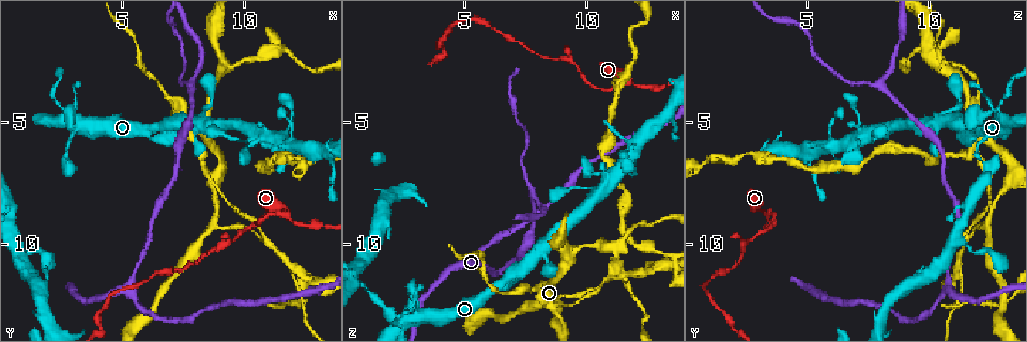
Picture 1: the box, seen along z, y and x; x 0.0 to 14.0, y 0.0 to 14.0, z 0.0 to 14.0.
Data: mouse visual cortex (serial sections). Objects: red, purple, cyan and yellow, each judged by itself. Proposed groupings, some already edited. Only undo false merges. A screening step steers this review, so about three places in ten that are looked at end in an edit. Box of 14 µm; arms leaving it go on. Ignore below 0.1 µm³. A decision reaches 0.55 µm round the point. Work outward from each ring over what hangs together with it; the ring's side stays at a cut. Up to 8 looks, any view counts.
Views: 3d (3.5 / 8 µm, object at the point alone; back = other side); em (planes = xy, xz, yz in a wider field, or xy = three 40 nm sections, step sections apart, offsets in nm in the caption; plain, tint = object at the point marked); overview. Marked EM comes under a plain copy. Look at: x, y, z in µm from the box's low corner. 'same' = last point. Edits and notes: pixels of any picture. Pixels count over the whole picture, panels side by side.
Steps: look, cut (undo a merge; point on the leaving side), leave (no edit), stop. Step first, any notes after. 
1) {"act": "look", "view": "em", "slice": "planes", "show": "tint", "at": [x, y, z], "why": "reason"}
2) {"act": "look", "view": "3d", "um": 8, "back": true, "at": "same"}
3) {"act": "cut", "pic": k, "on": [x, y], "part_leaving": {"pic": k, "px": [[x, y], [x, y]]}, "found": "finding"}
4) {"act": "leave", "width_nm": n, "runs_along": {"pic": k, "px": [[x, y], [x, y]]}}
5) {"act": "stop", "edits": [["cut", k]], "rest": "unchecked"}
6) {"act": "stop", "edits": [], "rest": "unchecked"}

{"act": "look", "view": "3d", "um": 8, "at": [2.9, 4.6, 12.2], "why": "sudden change in width"}

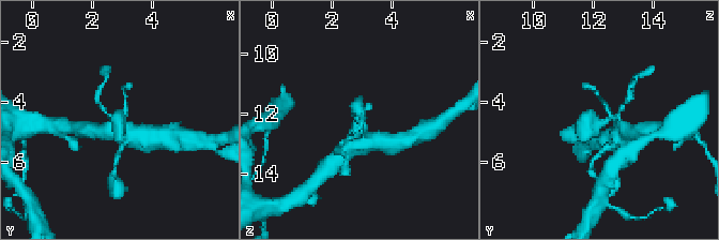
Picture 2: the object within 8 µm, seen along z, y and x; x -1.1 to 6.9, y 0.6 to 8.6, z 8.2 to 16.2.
{"act": "look", "view": "em", "slice": "xy", "step": 5, "show": "tint", "at": [3.0, 4.6, 12.2], "why": "shape alone is not enough"}

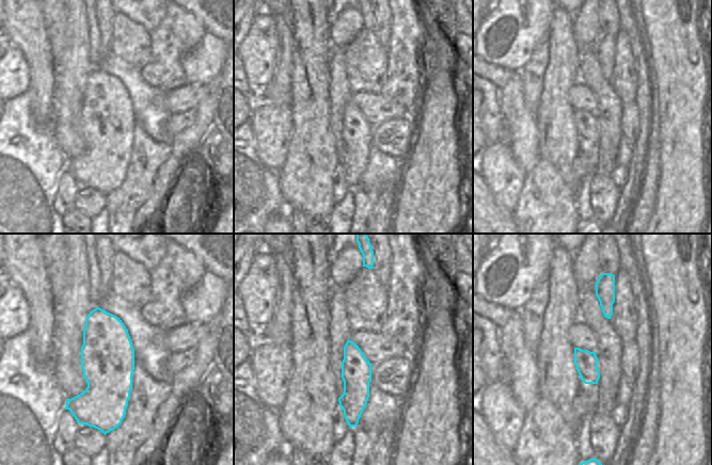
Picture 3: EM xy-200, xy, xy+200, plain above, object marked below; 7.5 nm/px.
{"act": "leave", "runs_along": {"pic": 2, "px": [[622, 124], [592, 123], [578, 138]]}, "found": "continuous, no second cell"}

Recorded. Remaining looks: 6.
{"act": "look", "view": "3d", "um": 8, "back": true, "at": [9.1, 6.8, 13.4], "why": "thick turns thin"}

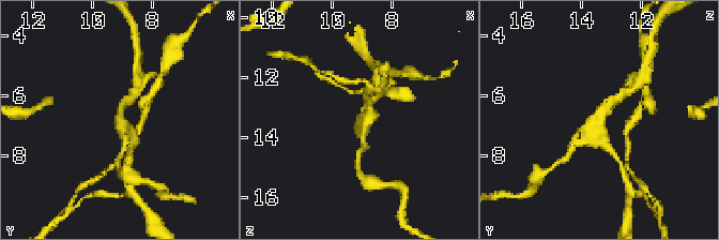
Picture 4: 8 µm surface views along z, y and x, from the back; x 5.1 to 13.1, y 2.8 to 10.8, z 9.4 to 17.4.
{"act": "look", "view": "3d", "um": 3.5, "at": [9.1, 6.9, 13.4]}

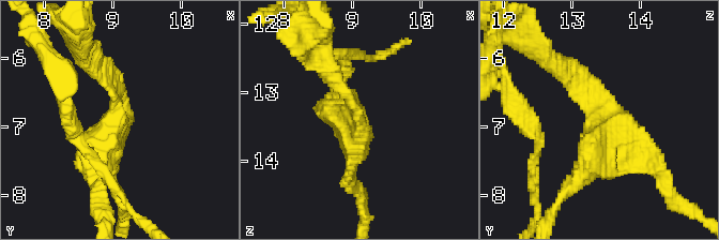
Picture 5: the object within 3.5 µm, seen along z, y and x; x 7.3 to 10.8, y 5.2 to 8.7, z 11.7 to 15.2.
{"act": "look", "view": "em", "slice": "planes", "show": "tint", "at": [9.00, 6.90, 13.35], "why": "shape alone is not enough"}

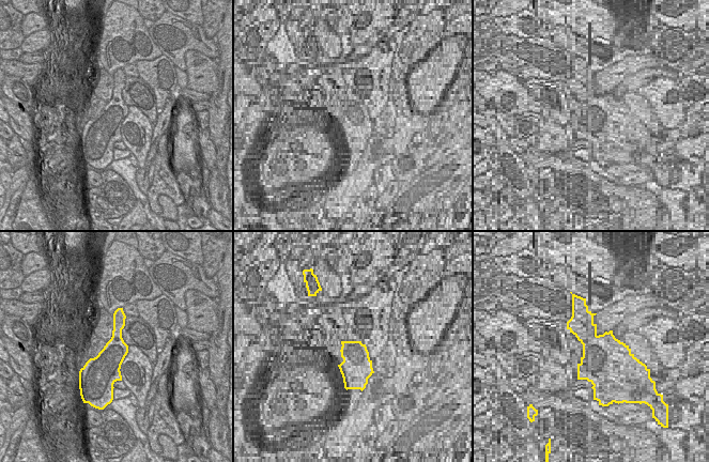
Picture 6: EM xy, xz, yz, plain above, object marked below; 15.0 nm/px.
{"act": "leave", "runs_along": {"pic": 5, "px": [[562, 66], [597, 119], [576, 181]]}, "found": "one cell here"}

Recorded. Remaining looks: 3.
{"act": "look", "view": "em", "slice": "xy", "step": 1, "show": "tint", "at": [10.4, 2.4, 9.9], "why": "sudden change in width"}

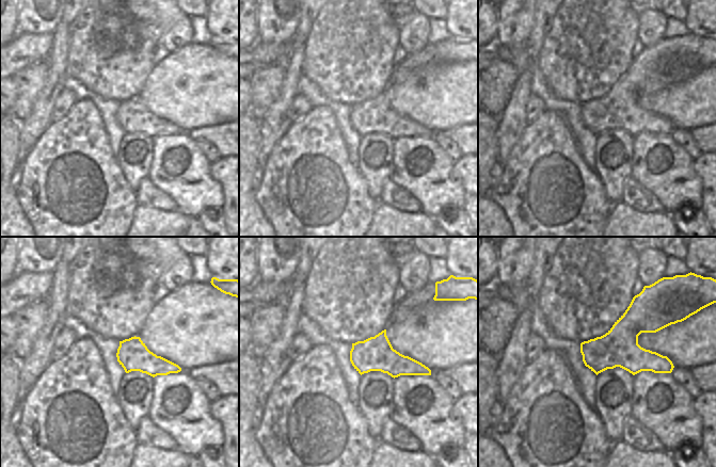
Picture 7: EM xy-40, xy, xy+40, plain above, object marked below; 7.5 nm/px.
{"act": "look", "view": "3d", "um": 3.5, "at": "same"}

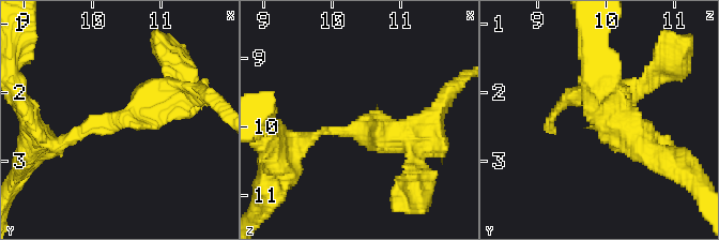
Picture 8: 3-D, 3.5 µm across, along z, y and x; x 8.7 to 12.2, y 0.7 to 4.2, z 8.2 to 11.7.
{"act": "leave", "runs_along": {"pic": 8, "px": [[57, 145], [184, 94]]}, "found": "one cell here"}

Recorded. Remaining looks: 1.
{"act": "stop", "edits": [], "rest": "unchecked"}

